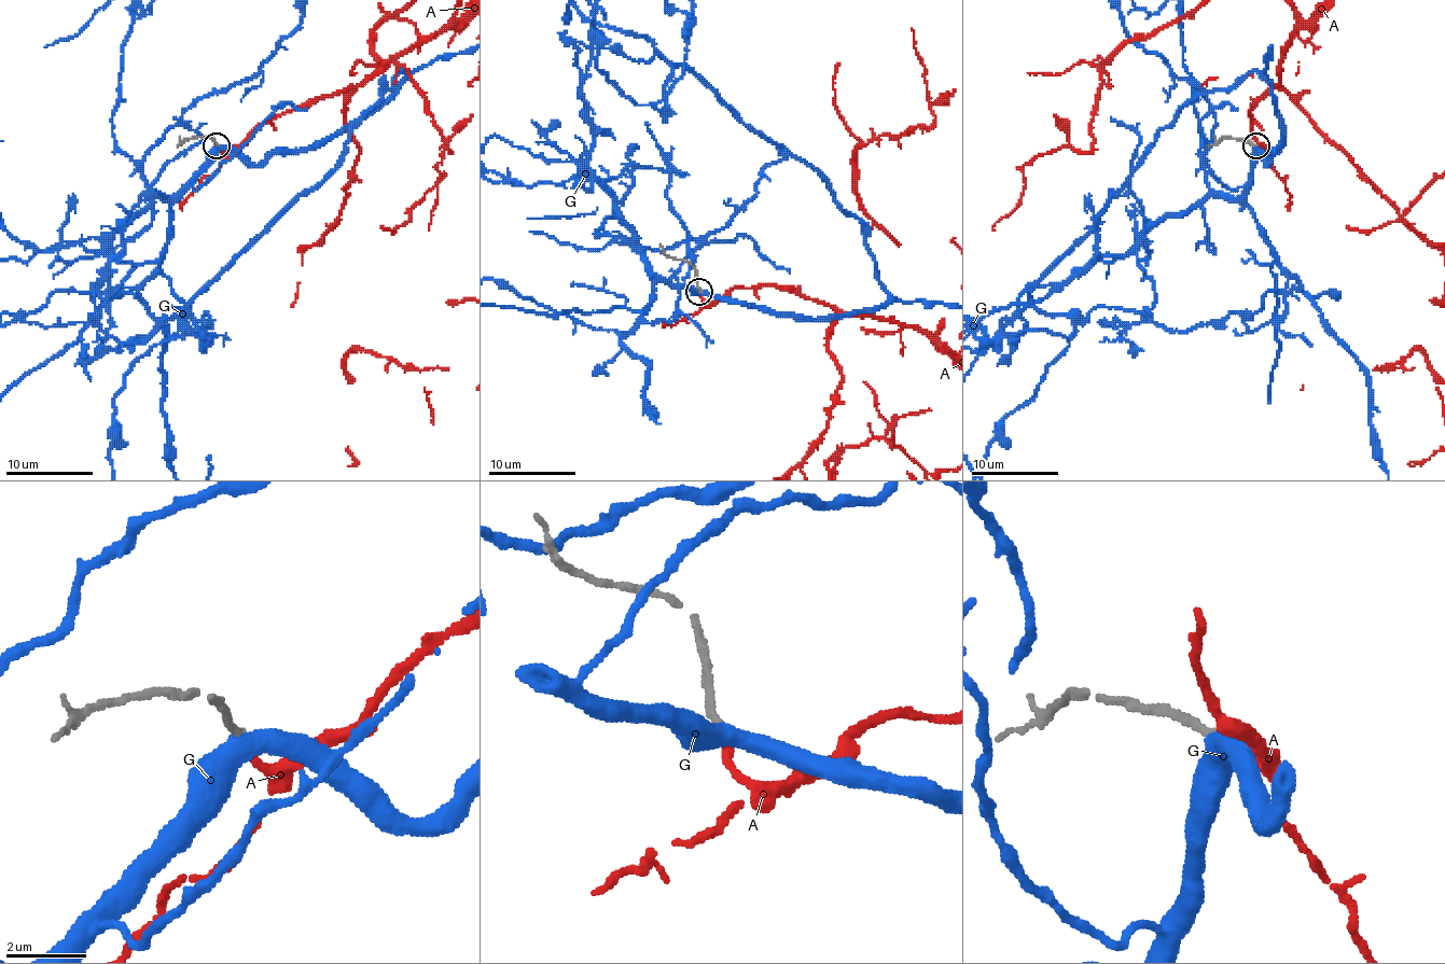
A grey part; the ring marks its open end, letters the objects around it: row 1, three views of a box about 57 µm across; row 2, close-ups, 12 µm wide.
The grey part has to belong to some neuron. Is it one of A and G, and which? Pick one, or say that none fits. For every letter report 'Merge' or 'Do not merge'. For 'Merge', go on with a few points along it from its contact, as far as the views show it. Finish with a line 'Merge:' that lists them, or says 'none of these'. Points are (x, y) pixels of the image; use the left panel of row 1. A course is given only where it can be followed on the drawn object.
A: Merge
G: Do not merge
Merge: A

